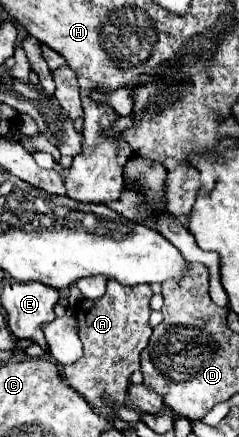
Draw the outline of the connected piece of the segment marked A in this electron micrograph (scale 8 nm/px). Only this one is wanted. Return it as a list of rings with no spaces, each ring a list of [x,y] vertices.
[[[111,280],[107,282],[107,292],[99,300],[81,300],[75,306],[75,316],[77,316],[77,328],[79,328],[79,338],[83,342],[85,354],[79,358],[75,364],[69,364],[63,368],[63,376],[69,382],[73,390],[77,390],[97,412],[105,412],[109,404],[105,402],[105,396],[113,404],[125,404],[127,400],[127,388],[129,388],[129,378],[135,370],[139,370],[139,354],[145,350],[151,338],[151,326],[149,326],[149,300],[153,292],[149,286],[121,286],[119,282]]]

